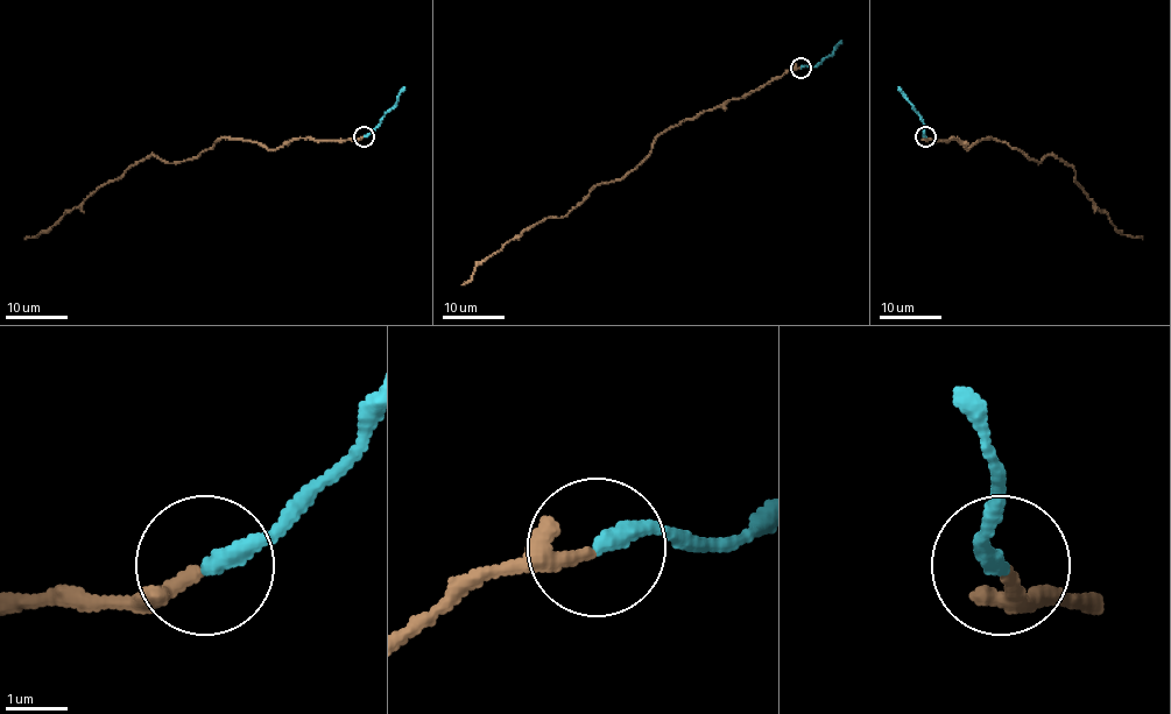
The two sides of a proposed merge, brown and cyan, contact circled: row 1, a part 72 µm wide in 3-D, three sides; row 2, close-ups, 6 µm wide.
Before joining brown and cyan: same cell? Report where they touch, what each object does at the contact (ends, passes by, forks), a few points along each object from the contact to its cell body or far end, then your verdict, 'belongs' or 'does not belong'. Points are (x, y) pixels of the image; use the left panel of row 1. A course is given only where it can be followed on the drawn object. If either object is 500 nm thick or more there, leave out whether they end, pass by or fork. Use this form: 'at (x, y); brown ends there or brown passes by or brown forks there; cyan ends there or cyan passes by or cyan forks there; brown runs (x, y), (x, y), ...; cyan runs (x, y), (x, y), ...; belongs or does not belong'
at (364, 136); brown ends there; cyan ends there; brown runs (364, 136), (295, 138), (275, 149), (220, 138), (183, 161), (164, 163), (149, 155), (35, 238), (25, 239); cyan runs (364, 136), (395, 104), (404, 86); does not belong

